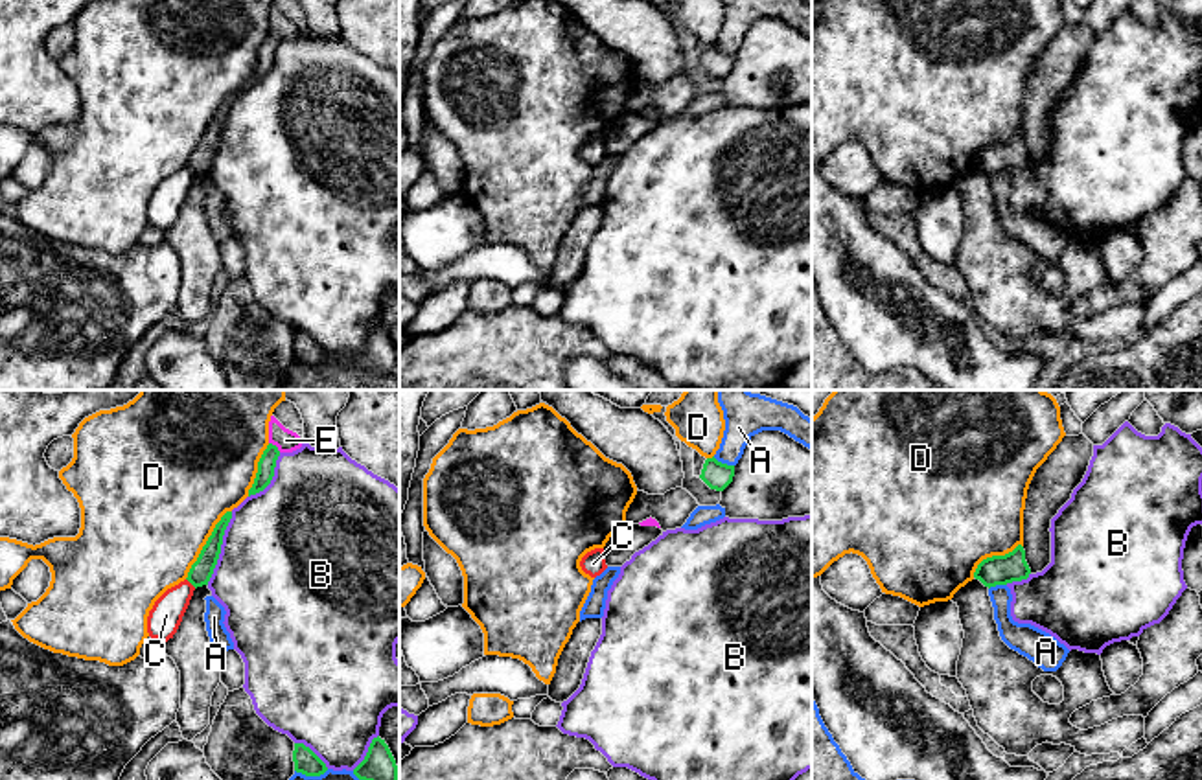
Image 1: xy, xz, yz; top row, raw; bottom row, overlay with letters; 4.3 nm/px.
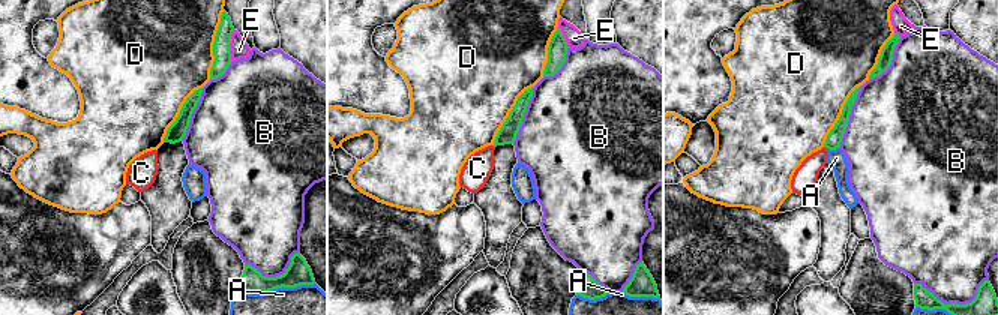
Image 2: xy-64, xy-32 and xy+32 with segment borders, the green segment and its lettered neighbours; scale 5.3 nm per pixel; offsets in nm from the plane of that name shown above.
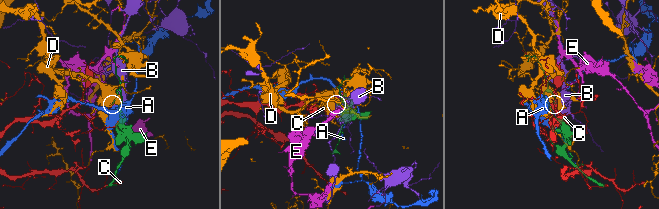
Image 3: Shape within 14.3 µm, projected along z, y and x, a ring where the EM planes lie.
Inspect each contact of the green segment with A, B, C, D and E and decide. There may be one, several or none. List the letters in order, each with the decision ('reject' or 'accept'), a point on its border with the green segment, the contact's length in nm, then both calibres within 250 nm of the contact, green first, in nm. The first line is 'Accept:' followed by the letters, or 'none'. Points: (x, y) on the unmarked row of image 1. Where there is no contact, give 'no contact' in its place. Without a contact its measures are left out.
Accept: none
A: reject; contact xz (724, 52); length 100 nm; calibres 120 and 130 nm
B: reject; contact xy (219, 137); length 340 nm; calibres 100 and 480 nm
C: reject; contact xy (192, 172); length 60 nm; calibres 100 and 140 nm
D: reject; contact xy (207, 131); length 360 nm; calibres 100 and 480 nm
E: reject; contact xy (275, 34); length 70 nm; calibres 80 and 100 nm

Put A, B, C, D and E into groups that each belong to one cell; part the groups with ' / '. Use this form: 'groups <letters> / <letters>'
groups A / B / C / D / E

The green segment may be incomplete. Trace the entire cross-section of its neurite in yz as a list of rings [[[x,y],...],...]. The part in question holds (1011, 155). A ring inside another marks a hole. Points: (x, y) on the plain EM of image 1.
[[[1018,132],[1005,143],[992,143],[983,147],[974,160],[974,166],[990,177],[996,173],[1027,167],[1029,162],[1031,156],[1025,149],[1025,138],[1022,132]]]

